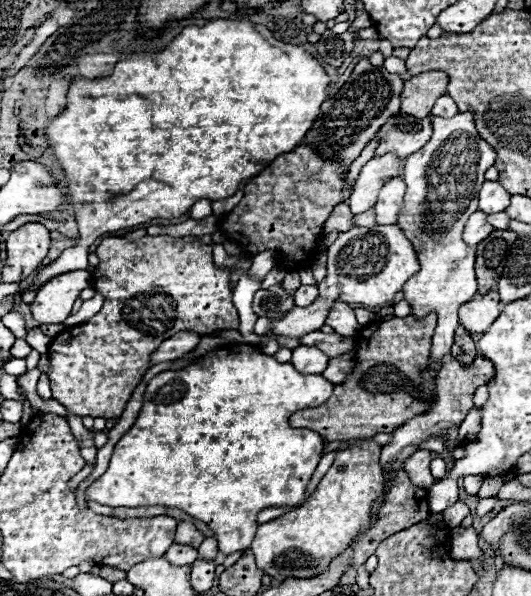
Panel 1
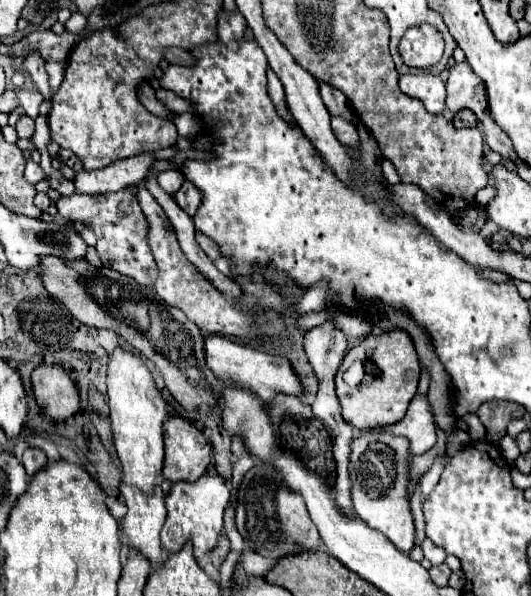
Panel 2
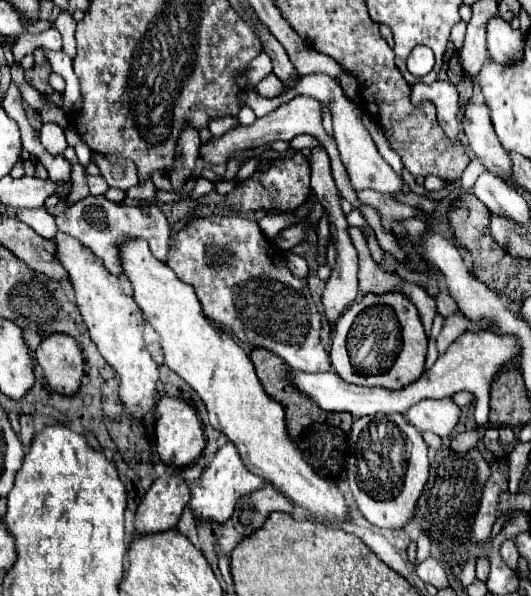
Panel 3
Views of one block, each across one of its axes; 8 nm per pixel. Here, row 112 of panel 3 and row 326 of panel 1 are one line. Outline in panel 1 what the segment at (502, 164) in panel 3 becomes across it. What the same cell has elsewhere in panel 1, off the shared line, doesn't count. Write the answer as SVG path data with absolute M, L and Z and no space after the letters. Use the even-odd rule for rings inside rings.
M490 290L484 296L478 296L466 304L460 306L460 324L470 334L484 334L488 326L498 318L500 314L500 298L496 290Z

